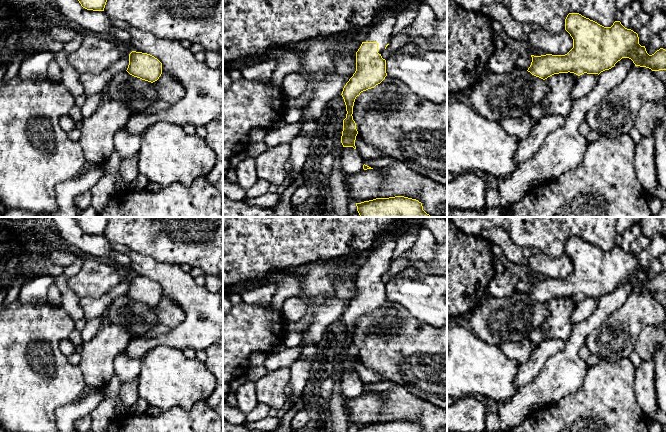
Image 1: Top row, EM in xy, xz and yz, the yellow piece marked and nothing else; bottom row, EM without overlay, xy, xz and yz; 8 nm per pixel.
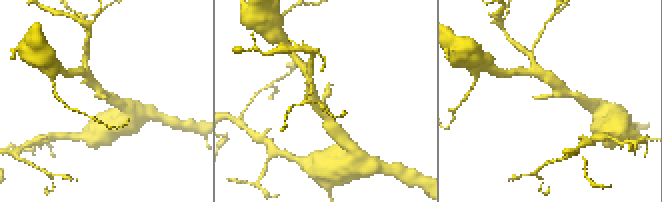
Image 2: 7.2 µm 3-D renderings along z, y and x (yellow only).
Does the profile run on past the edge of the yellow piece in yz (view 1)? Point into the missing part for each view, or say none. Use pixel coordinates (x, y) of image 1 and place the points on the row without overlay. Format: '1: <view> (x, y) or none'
1: none

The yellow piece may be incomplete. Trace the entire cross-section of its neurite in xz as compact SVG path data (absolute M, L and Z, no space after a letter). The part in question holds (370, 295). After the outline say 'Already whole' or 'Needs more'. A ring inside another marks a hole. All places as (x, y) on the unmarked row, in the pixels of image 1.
M395 233L383 235L376 246L363 257L363 266L356 276L356 295L341 318L347 335L341 360L343 371L356 373L355 364L358 355L352 340L356 321L361 316L380 308L387 300L386 284L382 282L381 276L389 269L397 238L398 235Z. Needs more

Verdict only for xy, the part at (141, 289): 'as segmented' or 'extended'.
as segmented

